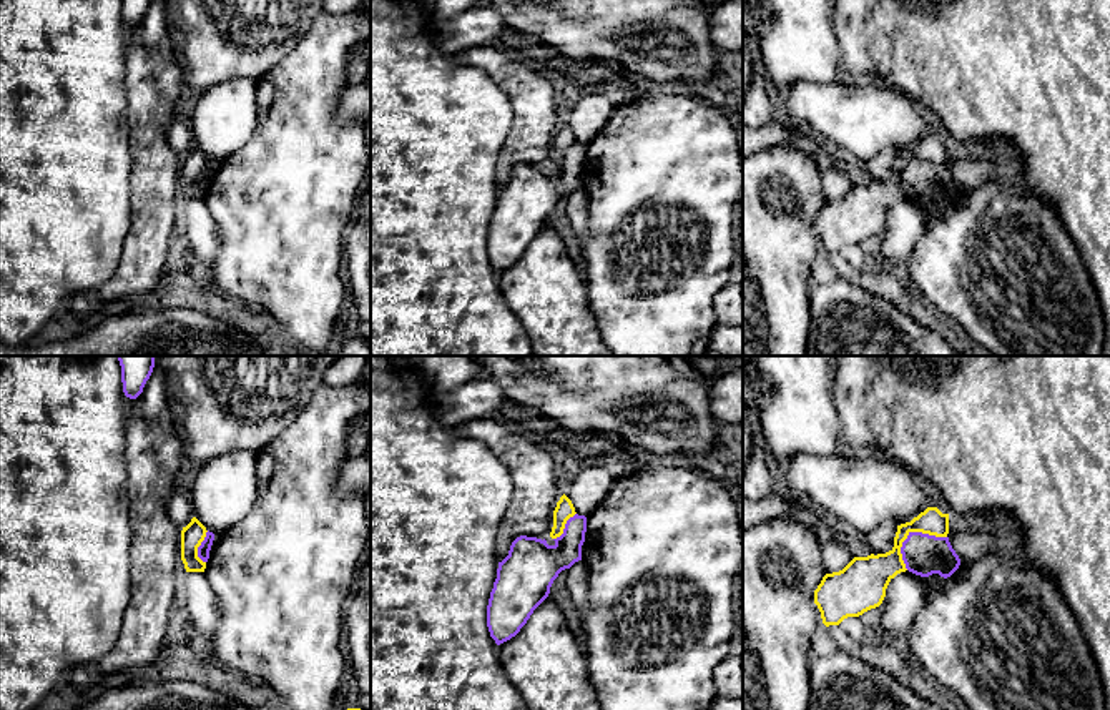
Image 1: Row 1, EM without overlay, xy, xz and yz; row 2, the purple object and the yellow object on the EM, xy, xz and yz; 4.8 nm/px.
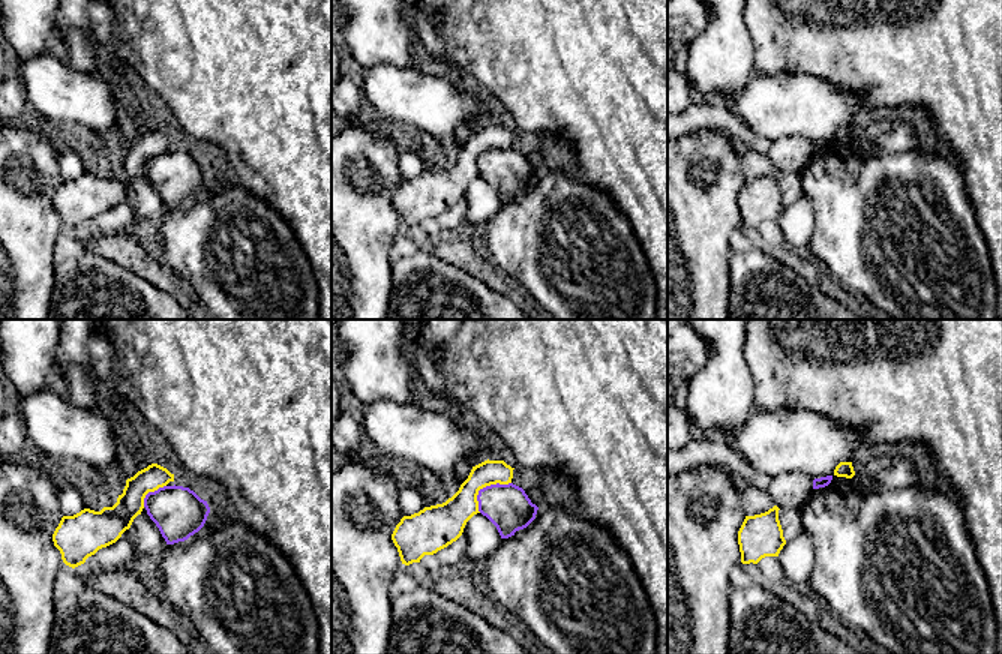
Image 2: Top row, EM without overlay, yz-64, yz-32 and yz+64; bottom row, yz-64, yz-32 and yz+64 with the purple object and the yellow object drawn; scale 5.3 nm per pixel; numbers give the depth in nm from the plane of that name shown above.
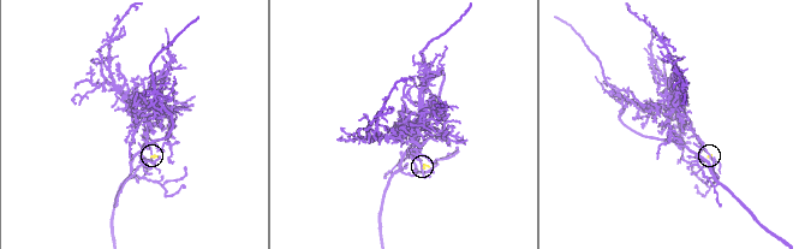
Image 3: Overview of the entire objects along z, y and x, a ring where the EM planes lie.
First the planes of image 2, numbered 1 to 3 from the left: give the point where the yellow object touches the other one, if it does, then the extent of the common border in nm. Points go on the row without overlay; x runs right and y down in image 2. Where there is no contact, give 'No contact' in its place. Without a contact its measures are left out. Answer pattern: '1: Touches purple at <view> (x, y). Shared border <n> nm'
1: Touches purple at yz-64 (150, 156). Shared border 170 nm
2: Touches purple at yz-32 (486, 150). Shared border 240 nm
3: No contact

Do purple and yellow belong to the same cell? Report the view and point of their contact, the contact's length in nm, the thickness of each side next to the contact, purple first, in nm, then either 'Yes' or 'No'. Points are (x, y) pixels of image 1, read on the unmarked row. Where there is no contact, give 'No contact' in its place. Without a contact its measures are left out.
Touches purple at yz (911, 160). Shared border 260 nm. Thickness 200 nm (purple) against 160 nm. No

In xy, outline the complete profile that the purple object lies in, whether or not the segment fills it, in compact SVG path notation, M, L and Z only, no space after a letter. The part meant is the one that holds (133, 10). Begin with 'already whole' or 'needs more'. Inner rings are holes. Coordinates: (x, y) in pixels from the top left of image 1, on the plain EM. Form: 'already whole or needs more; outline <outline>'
already whole; outline M121 0L123 20L130 27L136 27L150 7L151 0Z

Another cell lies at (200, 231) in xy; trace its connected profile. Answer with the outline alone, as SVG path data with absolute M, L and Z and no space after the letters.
M204 200L181 201L179 229L188 256L211 266L221 251L221 239Z

